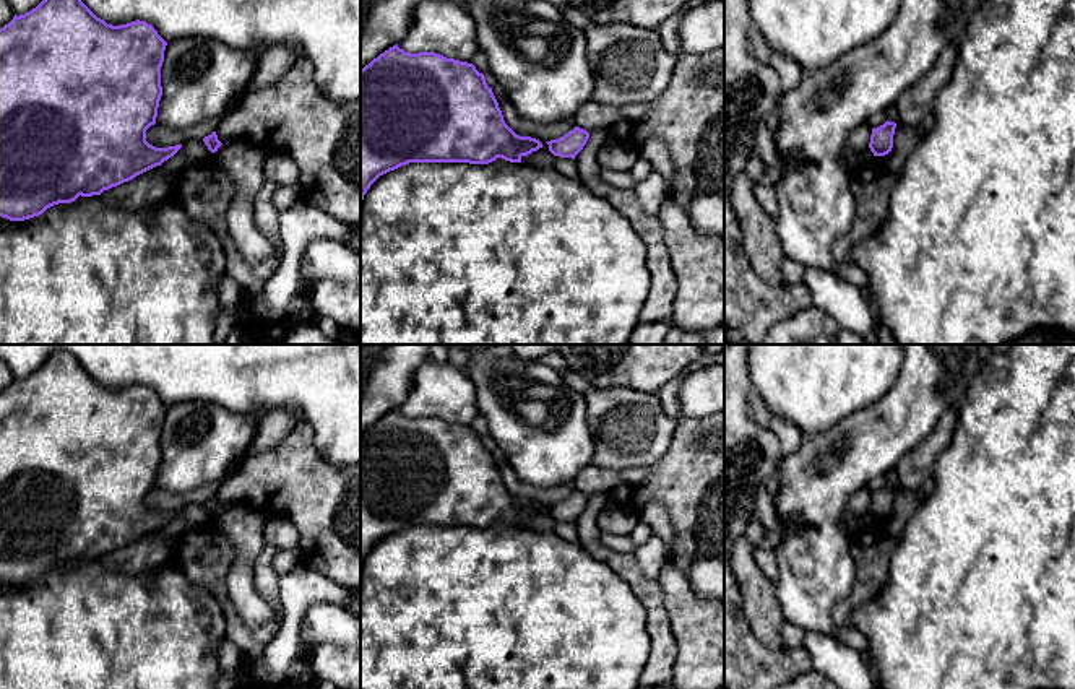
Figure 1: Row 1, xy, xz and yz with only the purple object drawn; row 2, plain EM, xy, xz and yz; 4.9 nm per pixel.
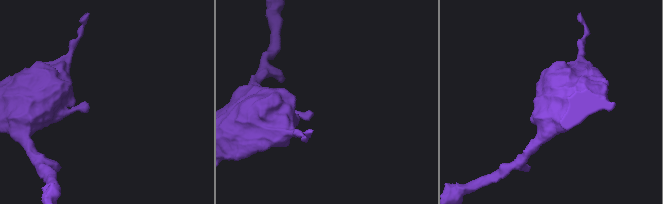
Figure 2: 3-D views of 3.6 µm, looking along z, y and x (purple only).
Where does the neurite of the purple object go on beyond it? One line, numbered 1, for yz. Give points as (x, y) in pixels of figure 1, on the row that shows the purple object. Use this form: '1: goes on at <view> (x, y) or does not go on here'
1: does not go on here

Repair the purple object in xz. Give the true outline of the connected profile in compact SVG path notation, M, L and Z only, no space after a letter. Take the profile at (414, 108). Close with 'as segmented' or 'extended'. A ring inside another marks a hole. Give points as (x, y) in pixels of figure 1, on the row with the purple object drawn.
M396 44L360 70L360 206L380 176L409 162L489 164L497 158L521 162L523 156L539 148L539 140L520 136L505 124L492 88L473 63L435 52L409 54Z; as segmented

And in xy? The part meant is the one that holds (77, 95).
M42 0L31 11L13 16L0 28L0 216L10 221L24 221L42 214L58 203L71 203L80 195L101 195L136 176L161 166L172 158L182 145L156 148L146 141L146 130L156 124L158 107L162 96L161 67L167 42L146 21L132 21L120 26L107 24L97 18L81 0Z; as segmented

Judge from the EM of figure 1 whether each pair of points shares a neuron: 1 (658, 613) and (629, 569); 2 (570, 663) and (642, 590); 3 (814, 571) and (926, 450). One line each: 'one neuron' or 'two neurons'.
1: one neuron
2: two neurons
3: two neurons

